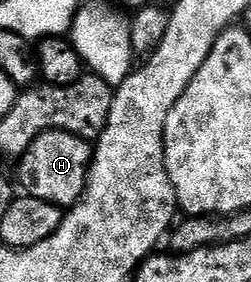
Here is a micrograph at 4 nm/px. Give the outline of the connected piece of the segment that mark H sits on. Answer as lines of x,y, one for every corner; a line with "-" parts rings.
51,129
49,133
41,133
17,162
17,184
22,184
26,188
23,190
36,199
44,199
59,207
72,207
77,201
81,201
82,192
86,189
91,156
91,142
77,137
75,133

